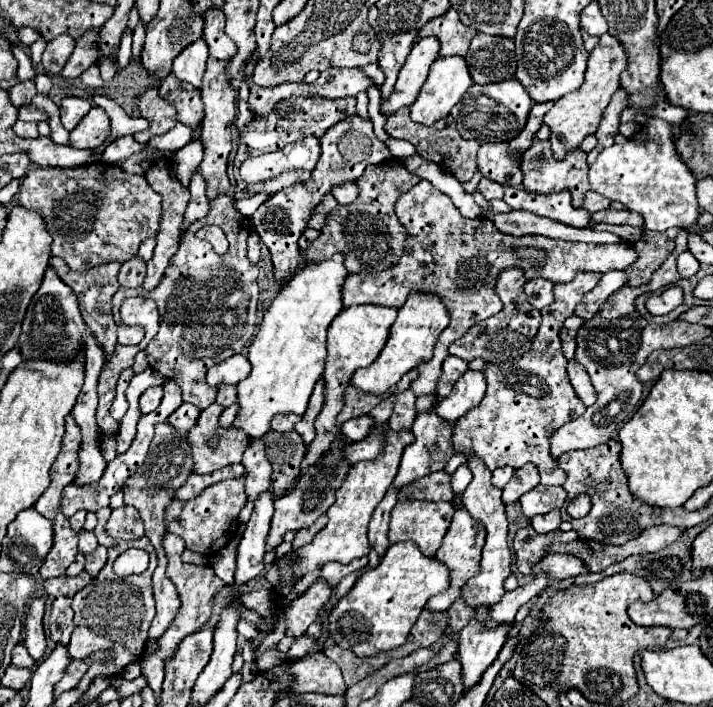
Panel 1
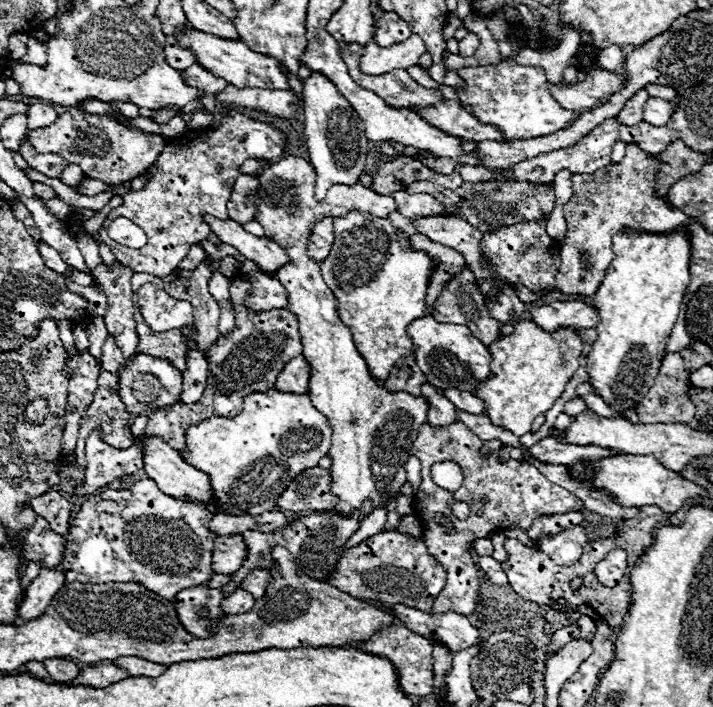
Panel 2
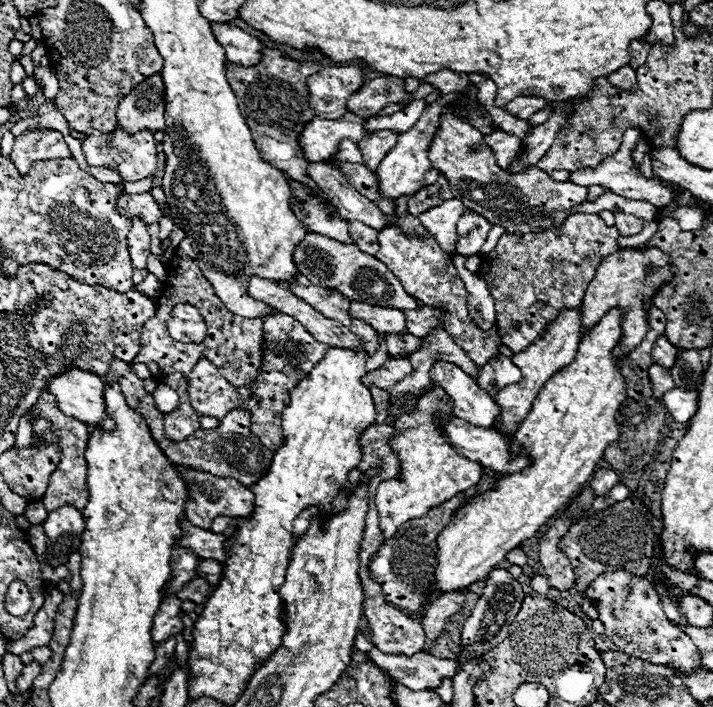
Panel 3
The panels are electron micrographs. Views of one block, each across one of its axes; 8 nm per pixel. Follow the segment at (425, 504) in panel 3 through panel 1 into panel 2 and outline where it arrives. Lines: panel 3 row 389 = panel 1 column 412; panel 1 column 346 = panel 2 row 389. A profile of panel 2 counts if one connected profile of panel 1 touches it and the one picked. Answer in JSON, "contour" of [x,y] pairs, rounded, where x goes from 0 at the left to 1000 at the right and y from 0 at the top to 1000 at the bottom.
{"contour":[[[732,453],[721,461],[715,475],[704,475],[690,489],[690,537],[679,537],[673,549],[668,549],[665,560],[679,566],[682,580],[679,588],[690,594],[690,600],[704,603],[721,617],[735,617],[743,611],[746,597],[755,586],[763,586],[774,577],[780,563],[791,554],[794,540],[813,518],[816,504],[816,481],[808,467],[788,464],[783,470],[763,470],[746,453]]]}

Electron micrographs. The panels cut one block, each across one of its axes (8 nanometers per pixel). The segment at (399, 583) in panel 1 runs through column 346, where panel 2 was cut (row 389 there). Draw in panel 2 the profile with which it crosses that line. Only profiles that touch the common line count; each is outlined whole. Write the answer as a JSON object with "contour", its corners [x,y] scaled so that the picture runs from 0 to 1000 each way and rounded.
{"contour":[[[948,325],[937,334],[870,328],[858,337],[858,356],[861,365],[850,379],[847,396],[830,424],[830,433],[839,438],[842,458],[836,461],[839,478],[822,504],[822,521],[827,529],[827,543],[833,546],[833,557],[839,557],[861,583],[867,583],[892,577],[892,571],[903,563],[909,549],[914,549],[923,521],[928,518],[934,481],[951,453],[954,427],[962,416],[962,405],[968,396],[968,342],[959,325]]]}

